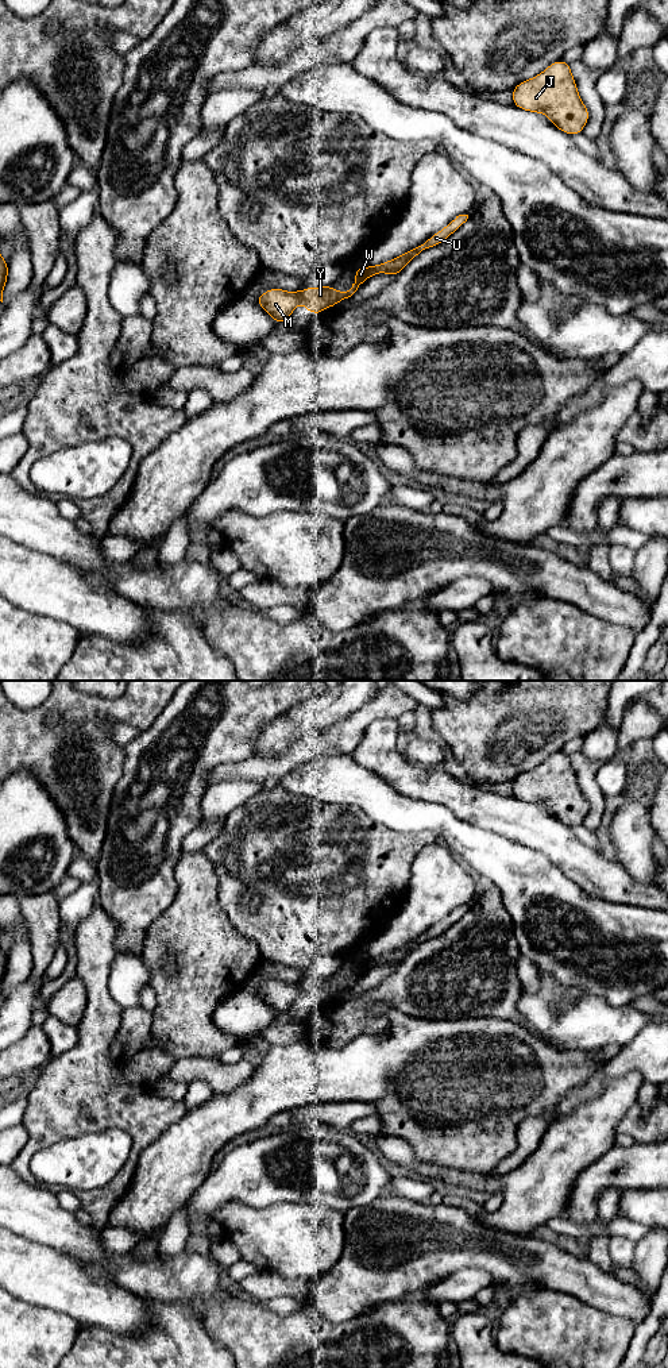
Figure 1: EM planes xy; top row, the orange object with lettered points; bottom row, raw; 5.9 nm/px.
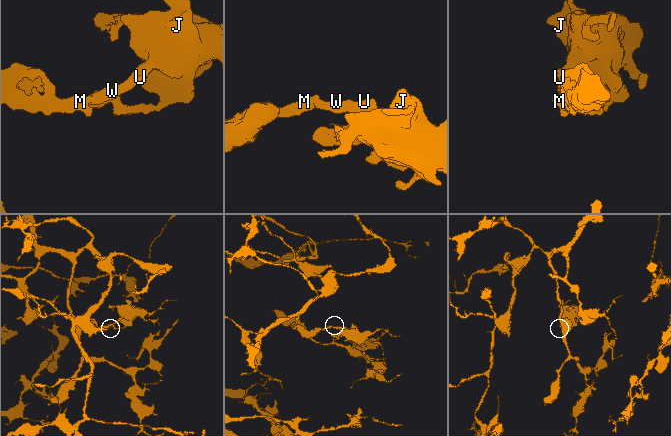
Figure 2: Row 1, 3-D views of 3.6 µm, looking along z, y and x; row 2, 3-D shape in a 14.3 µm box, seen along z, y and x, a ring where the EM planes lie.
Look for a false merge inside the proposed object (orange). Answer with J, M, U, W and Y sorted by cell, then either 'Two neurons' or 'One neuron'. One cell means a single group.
Groups: J U W Y / M. Two neurons

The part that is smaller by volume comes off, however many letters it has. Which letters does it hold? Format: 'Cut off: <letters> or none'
Cut off: J, U, W, Y

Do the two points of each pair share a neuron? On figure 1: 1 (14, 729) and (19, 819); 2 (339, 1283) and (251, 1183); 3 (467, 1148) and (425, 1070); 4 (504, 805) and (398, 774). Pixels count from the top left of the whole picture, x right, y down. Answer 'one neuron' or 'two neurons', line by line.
1: two neurons
2: two neurons
3: one neuron
4: one neuron

